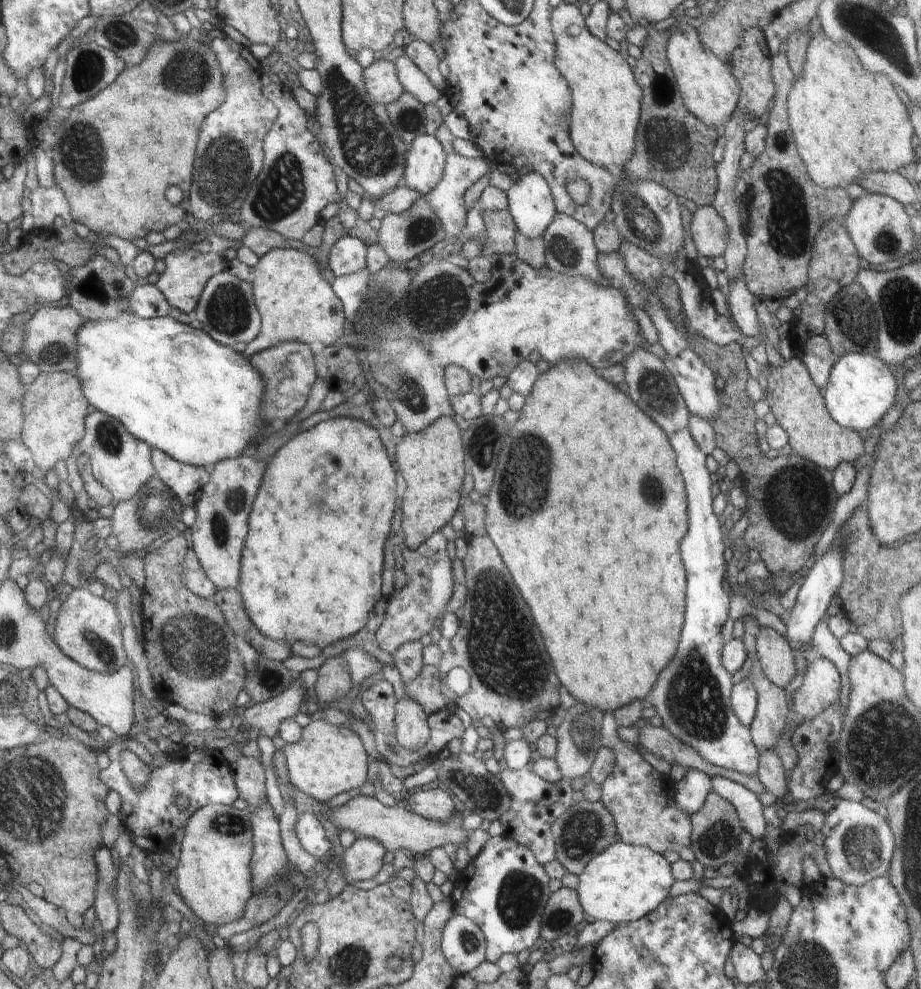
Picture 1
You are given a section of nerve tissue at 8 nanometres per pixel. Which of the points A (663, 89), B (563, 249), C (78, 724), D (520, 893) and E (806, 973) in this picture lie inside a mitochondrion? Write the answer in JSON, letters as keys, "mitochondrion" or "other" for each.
{"A":"mitochondrion","B":"mitochondrion","C":"other","D":"mitochondrion","E":"mitochondrion"}

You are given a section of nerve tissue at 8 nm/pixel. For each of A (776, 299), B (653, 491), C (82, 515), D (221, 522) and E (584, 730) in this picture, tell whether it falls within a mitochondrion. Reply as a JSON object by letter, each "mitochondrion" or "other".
{"A":"other","B":"mitochondrion","C":"other","D":"mitochondrion","E":"mitochondrion"}

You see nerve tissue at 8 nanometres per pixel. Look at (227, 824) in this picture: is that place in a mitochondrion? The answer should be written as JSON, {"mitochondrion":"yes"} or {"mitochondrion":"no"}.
{"mitochondrion":"yes"}

